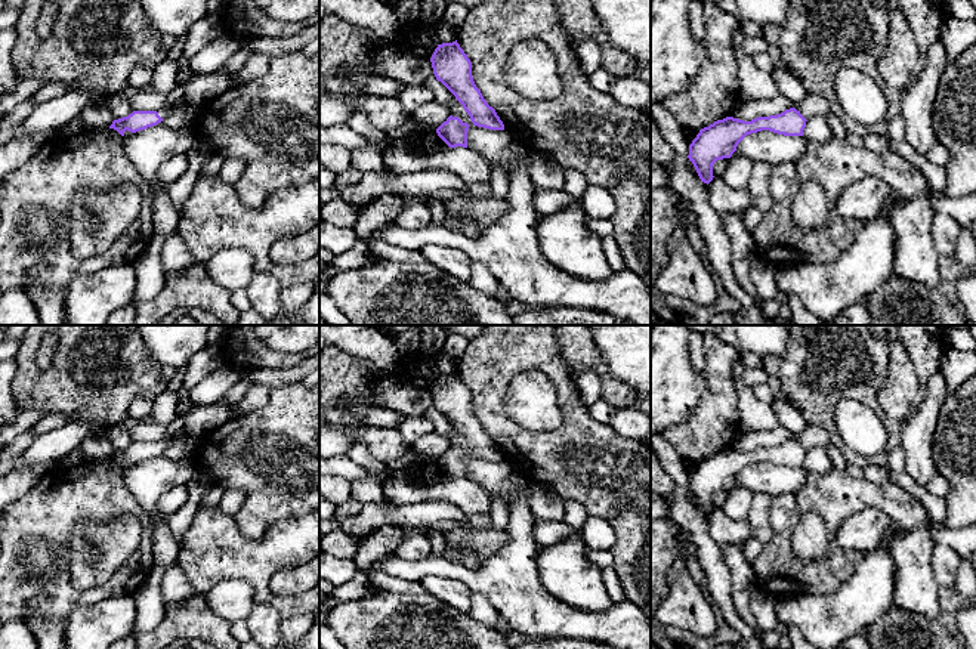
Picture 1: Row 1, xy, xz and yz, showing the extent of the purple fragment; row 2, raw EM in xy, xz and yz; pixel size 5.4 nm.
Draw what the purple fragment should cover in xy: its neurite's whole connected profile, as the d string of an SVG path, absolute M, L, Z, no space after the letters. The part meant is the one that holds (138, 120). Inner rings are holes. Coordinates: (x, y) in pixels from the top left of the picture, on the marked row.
M172 108L161 111L133 111L127 117L114 120L109 129L117 130L121 136L129 130L132 133L145 130L148 127L157 126L164 117L170 114Z

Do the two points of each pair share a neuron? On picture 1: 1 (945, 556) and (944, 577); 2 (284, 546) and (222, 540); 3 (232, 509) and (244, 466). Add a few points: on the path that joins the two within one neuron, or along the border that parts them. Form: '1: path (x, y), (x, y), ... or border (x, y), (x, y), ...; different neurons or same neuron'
1: path (945, 561), (945, 572); same neuron
2: path (269, 549), (237, 549); same neuron
3: border (226, 488), (244, 493), (234, 516); different neurons

